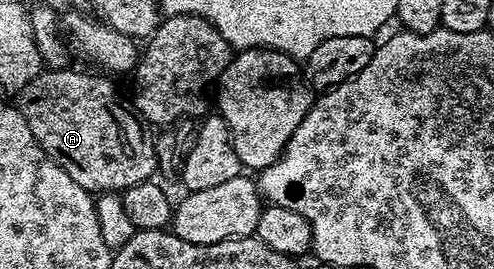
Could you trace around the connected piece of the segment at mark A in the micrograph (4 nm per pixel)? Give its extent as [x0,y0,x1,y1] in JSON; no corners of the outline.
[17,67,156,195]

